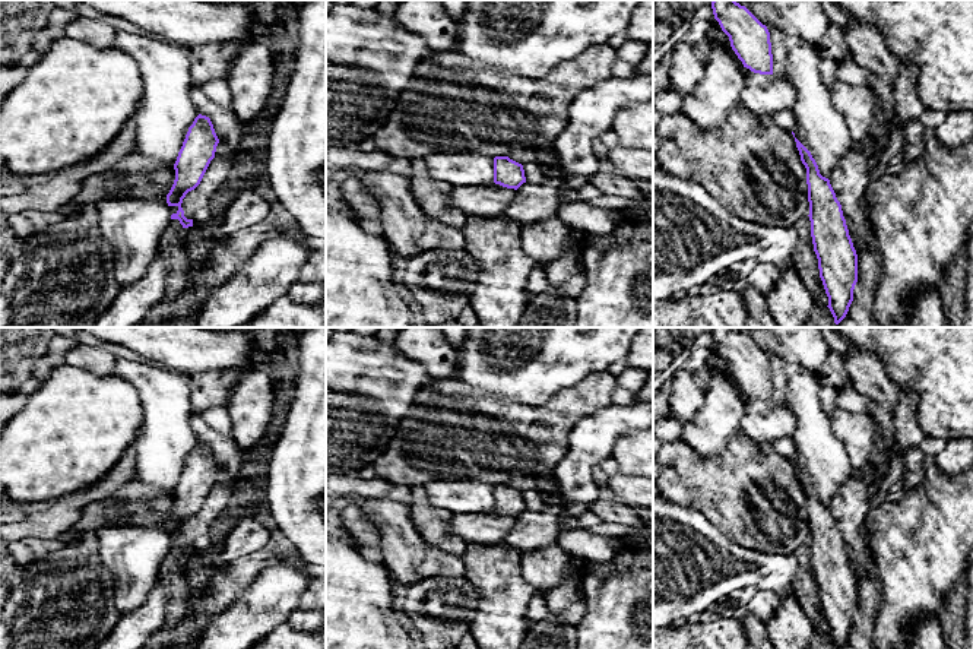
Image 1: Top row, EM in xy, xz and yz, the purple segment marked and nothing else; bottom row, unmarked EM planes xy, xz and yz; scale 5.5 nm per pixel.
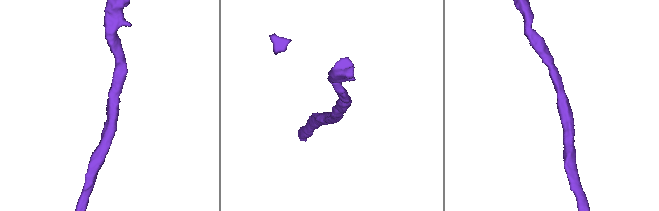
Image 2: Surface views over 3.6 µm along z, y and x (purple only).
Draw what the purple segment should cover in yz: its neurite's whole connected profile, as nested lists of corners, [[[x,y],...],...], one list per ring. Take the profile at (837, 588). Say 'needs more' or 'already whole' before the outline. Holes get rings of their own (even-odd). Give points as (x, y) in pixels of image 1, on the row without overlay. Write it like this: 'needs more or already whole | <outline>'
already whole | [[[796,465],[795,469],[806,496],[811,564],[820,605],[828,624],[827,634],[834,649],[842,649],[853,629],[858,582],[830,507],[820,501],[811,479]]]

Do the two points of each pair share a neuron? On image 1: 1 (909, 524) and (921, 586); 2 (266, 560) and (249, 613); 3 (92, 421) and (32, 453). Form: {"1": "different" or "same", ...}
{"1": "same", "2": "different", "3": "same"}

